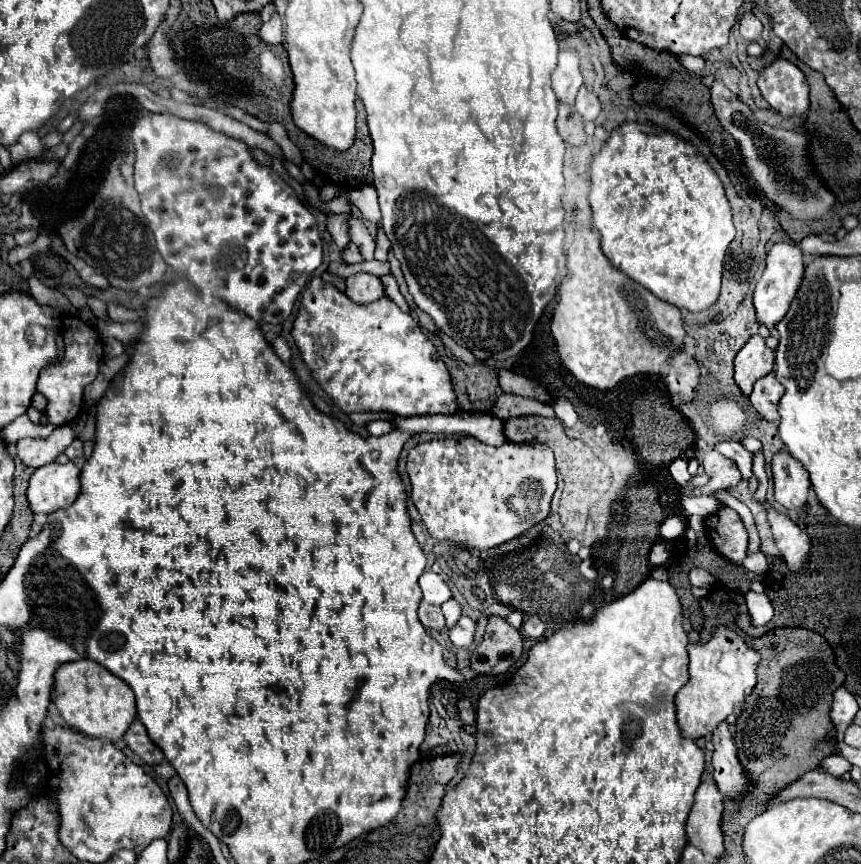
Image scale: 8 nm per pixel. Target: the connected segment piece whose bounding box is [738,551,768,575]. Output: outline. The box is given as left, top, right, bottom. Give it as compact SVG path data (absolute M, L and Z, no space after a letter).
M758 551L752 555L749 555L749 557L745 558L744 561L738 565L742 565L745 569L758 575L762 575L766 572L767 564L768 561L765 555Z

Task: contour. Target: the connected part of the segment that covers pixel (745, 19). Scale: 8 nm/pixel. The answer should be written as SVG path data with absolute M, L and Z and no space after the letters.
M743 13L741 17L741 35L747 39L747 41L759 41L761 39L761 21L759 17L755 17L753 13Z

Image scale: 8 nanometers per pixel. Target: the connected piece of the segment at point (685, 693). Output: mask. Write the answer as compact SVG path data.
M719 627L711 641L705 645L689 643L687 651L691 677L675 699L677 725L681 727L681 735L687 739L711 737L713 729L733 713L735 703L743 703L745 695L749 695L755 687L755 669L759 665L759 655L747 647L737 633L725 627Z

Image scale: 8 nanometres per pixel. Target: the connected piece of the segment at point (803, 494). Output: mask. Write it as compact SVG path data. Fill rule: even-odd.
M779 451L773 457L773 483L775 483L775 501L785 509L803 511L809 497L809 477L805 475L801 463L789 453Z

